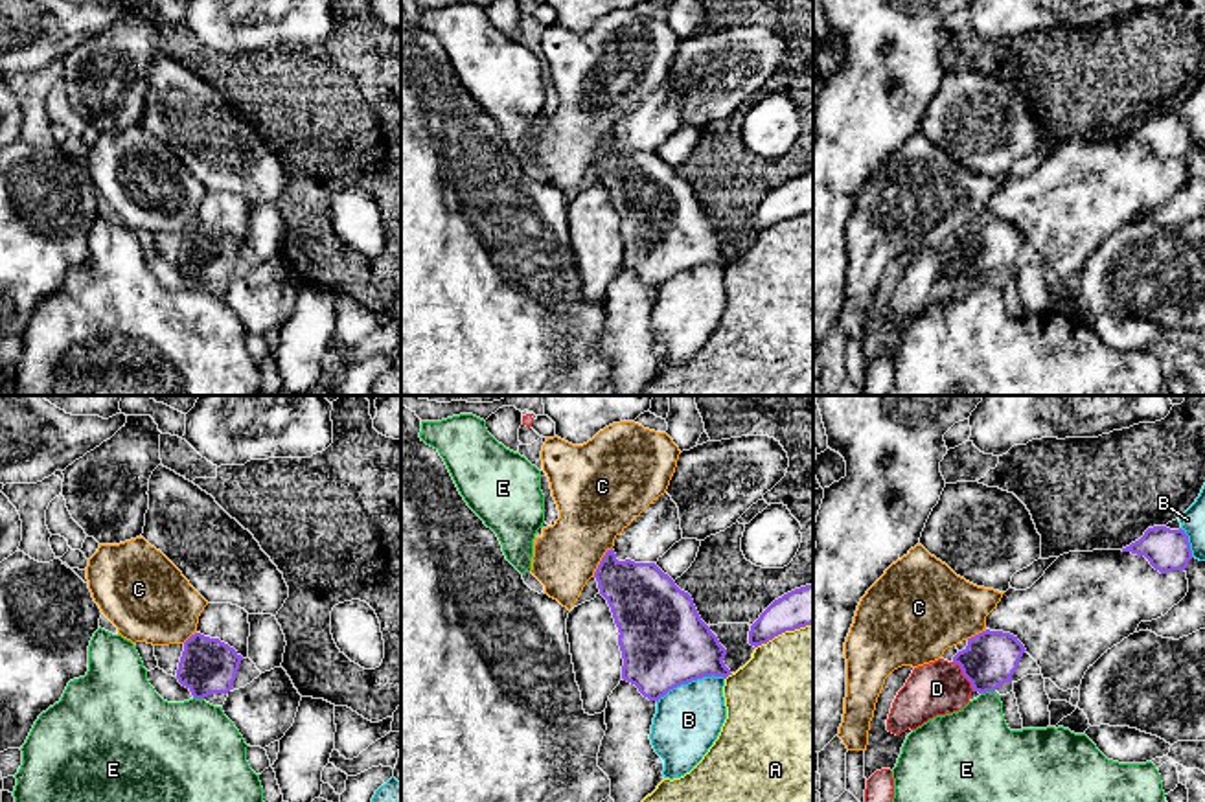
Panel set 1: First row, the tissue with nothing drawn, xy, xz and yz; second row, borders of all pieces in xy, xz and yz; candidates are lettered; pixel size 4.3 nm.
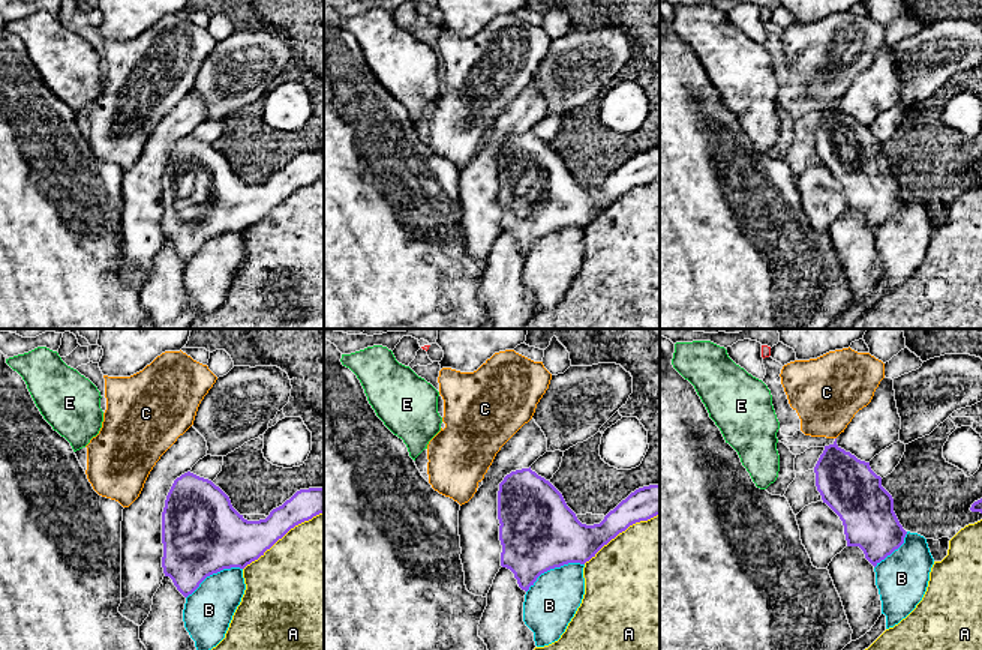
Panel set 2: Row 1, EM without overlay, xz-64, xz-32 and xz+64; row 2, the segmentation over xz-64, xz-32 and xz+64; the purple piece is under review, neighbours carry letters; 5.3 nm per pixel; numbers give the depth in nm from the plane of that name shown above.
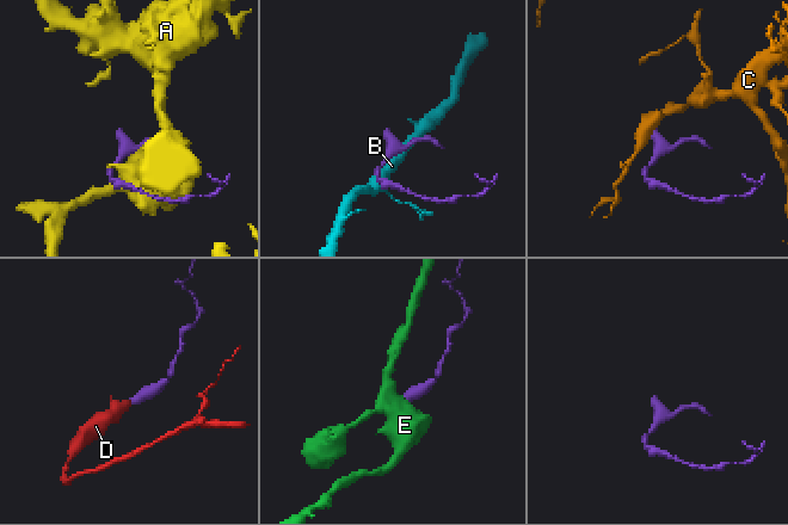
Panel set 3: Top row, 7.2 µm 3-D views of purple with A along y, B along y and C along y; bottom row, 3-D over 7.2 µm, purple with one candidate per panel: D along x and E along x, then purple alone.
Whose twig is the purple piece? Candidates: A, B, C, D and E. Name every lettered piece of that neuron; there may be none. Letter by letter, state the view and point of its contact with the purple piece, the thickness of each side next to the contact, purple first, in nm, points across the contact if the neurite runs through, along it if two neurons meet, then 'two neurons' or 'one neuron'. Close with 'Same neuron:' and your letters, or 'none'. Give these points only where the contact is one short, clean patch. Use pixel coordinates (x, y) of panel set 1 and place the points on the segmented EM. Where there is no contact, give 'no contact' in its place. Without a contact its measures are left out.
A: meets purple in xz at (784, 631); 170 nm thick on the purple side, 480 nm on the other; two neurons
B: meets purple in xz at (688, 681); 380 nm thick on the purple side, 300 nm on the other; two neurons
C: meets purple in xz at (600, 561); 300 nm thick on the purple side, 320 nm on the other; border along xz (611, 547), (593, 576); two neurons
D: meets purple in yz at (963, 674); 240 nm thick on the purple side, 240 nm on the other; runs through yz (990, 657), (979, 668), (963, 674), (948, 687), (937, 688); one neuron
E: meets purple in yz at (986, 690); 240 nm thick on the purple side, 340 nm on the other; border along yz (994, 690), (981, 694); two neurons
Same neuron: D

